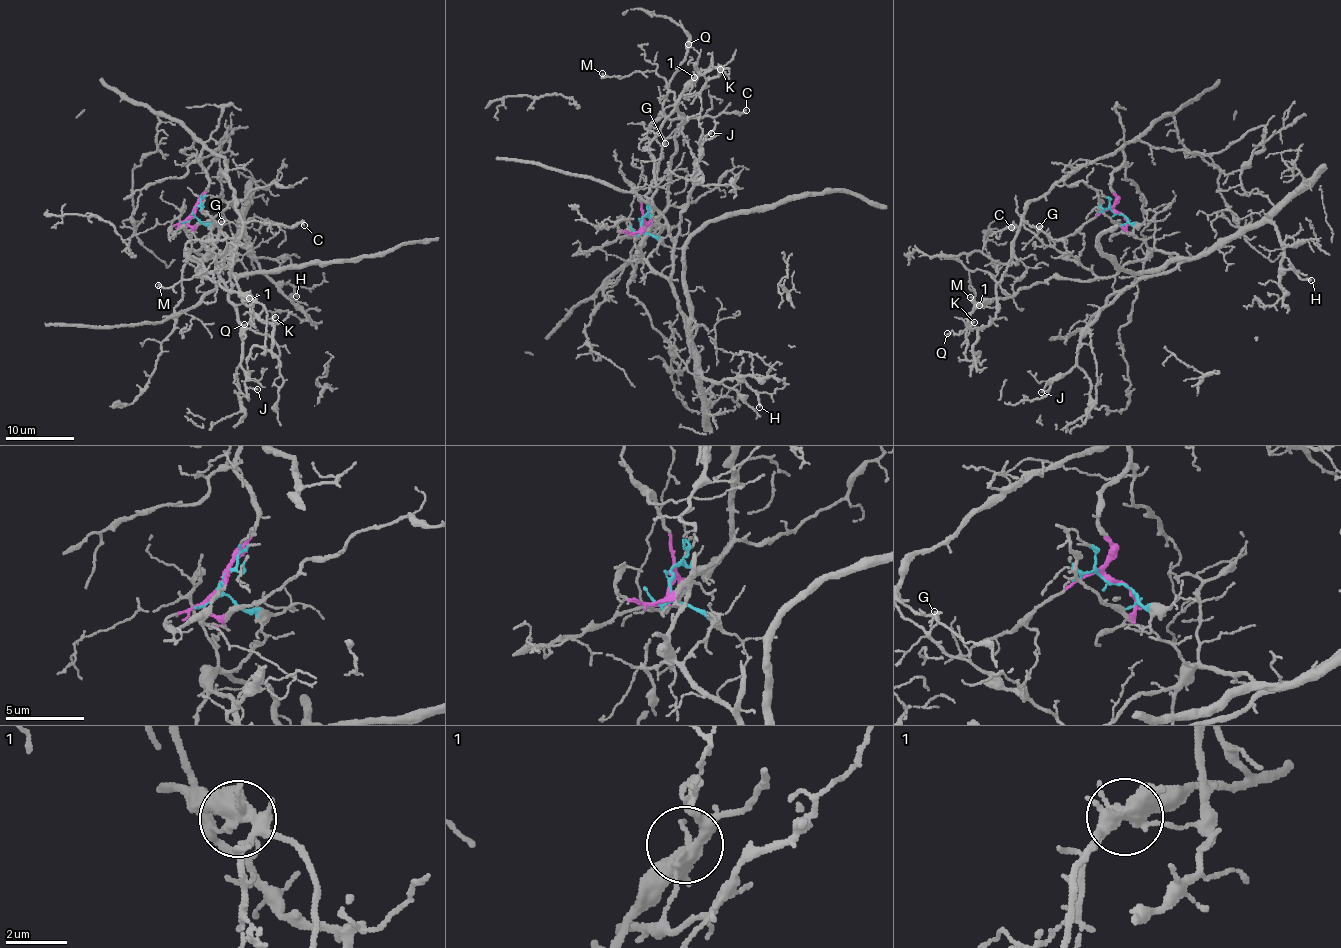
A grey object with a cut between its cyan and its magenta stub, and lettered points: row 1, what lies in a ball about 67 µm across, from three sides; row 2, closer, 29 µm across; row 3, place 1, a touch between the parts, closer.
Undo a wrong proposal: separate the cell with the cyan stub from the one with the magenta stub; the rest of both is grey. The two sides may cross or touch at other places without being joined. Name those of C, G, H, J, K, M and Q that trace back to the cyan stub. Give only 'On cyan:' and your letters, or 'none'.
On cyan: G, H, J, M, Q

